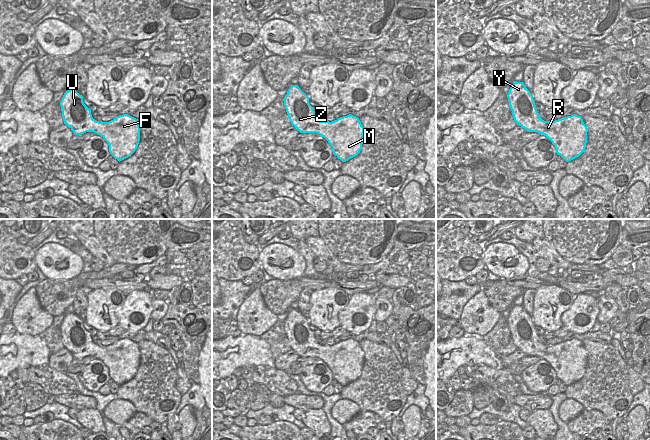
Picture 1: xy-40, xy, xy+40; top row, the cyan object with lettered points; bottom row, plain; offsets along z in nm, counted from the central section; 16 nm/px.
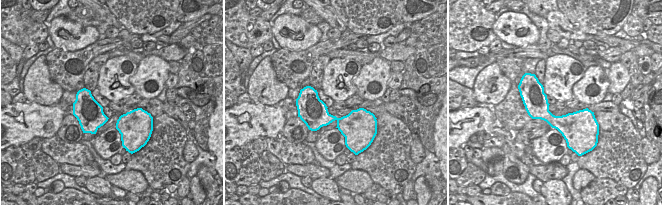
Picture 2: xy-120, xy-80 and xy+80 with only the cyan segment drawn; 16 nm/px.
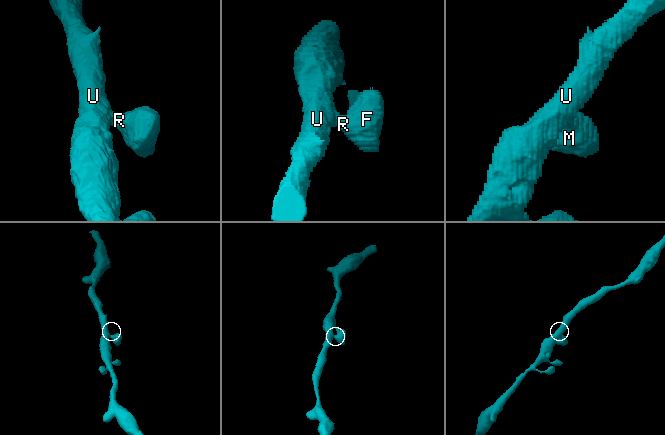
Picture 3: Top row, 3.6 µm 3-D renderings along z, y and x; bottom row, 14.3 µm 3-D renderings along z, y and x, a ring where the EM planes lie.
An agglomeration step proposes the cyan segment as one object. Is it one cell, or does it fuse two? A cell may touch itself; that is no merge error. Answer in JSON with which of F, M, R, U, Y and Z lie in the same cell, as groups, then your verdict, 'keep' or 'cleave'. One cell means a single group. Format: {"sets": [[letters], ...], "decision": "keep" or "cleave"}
{"sets": [["F", "M", "R", "U", "Y", "Z"]], "decision": "keep"}

